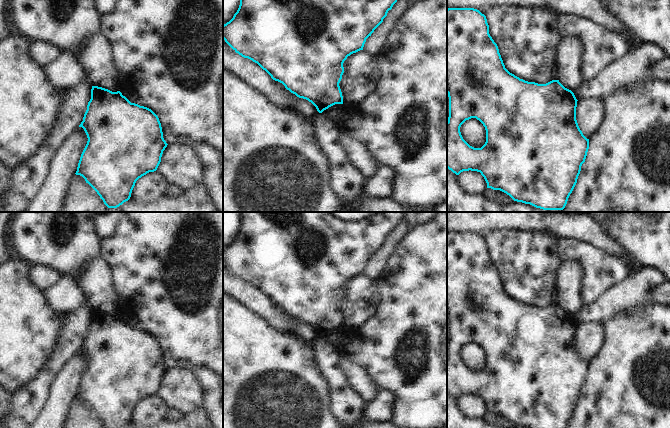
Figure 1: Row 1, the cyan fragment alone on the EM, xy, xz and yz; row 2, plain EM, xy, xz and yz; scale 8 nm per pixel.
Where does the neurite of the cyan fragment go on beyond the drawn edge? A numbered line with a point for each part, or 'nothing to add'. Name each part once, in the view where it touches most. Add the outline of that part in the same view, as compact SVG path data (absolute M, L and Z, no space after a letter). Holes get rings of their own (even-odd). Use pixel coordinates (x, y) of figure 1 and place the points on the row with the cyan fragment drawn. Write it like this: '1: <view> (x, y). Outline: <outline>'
nothing to add.

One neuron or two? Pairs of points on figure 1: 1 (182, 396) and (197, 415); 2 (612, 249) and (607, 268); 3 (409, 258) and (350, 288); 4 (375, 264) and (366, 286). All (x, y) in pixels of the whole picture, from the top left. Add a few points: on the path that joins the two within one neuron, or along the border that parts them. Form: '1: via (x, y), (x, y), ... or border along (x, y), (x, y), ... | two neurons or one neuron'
1: border along (200, 407), (184, 415) | two neurons
2: border along (590, 243), (609, 254), (619, 256), (626, 264) | two neurons
3: border along (374, 281), (377, 304) | two neurons
4: border along (363, 273), (374, 281) | two neurons

